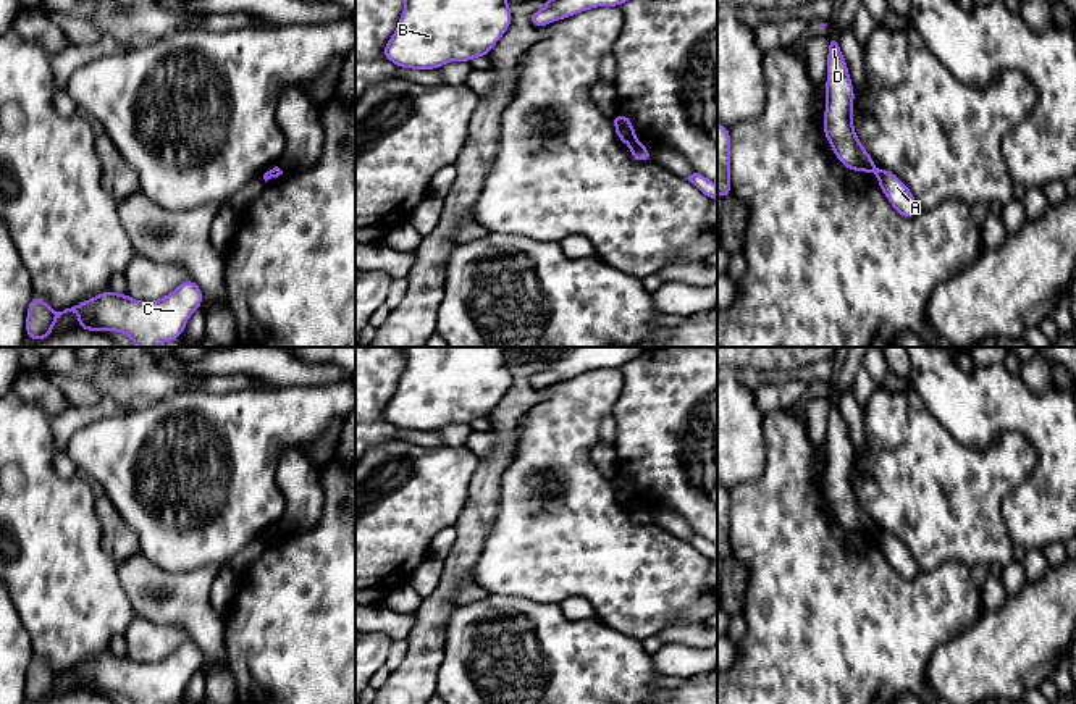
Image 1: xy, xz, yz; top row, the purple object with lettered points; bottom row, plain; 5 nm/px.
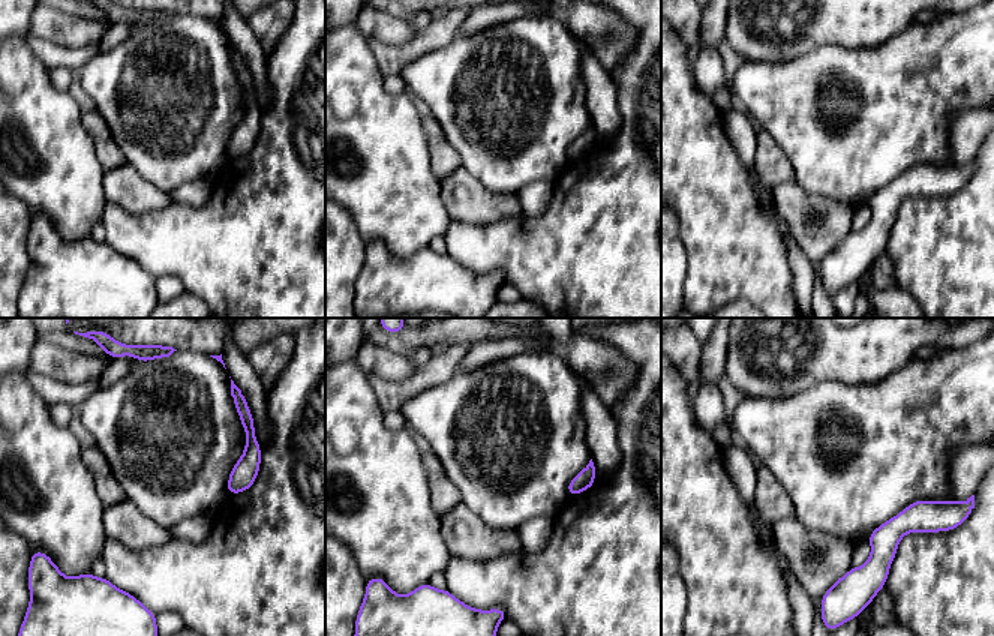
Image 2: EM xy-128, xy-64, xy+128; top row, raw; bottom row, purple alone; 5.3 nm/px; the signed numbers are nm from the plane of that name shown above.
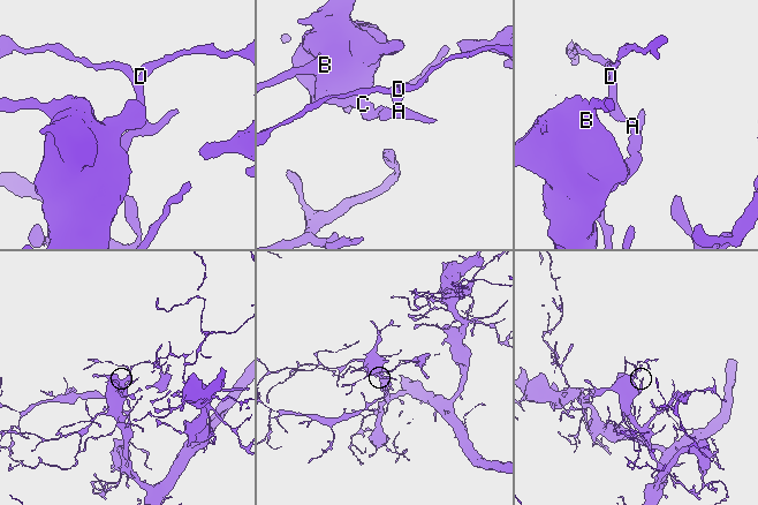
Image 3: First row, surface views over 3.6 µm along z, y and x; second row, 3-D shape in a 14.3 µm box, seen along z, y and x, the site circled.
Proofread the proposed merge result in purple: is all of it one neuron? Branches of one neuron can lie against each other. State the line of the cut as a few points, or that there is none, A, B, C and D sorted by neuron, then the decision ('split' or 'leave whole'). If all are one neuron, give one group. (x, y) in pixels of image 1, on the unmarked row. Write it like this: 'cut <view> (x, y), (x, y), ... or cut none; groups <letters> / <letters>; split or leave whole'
cut xz (637, 502), (630, 507); groups A B C / D; split

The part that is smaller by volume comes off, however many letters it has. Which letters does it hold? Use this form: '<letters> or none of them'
D

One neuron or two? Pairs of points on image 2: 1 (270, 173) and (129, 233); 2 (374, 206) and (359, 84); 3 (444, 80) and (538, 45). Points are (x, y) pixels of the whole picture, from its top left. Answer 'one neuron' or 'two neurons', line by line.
1: one neuron
2: one neuron
3: one neuron

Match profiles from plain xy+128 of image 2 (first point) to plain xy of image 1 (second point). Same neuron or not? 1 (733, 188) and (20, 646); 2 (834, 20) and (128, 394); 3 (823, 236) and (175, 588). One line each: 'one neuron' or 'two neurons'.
1: two neurons
2: one neuron
3: one neuron

